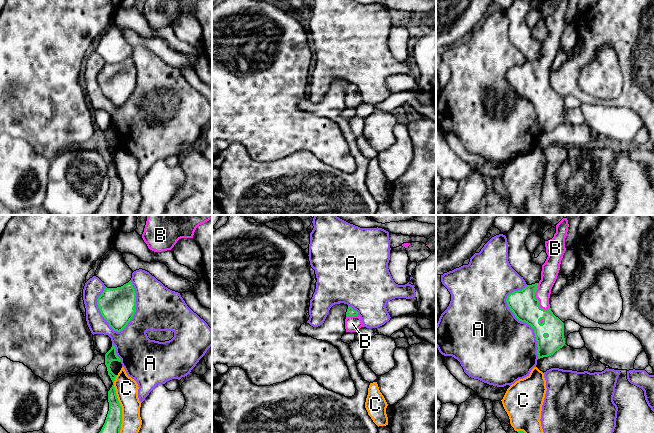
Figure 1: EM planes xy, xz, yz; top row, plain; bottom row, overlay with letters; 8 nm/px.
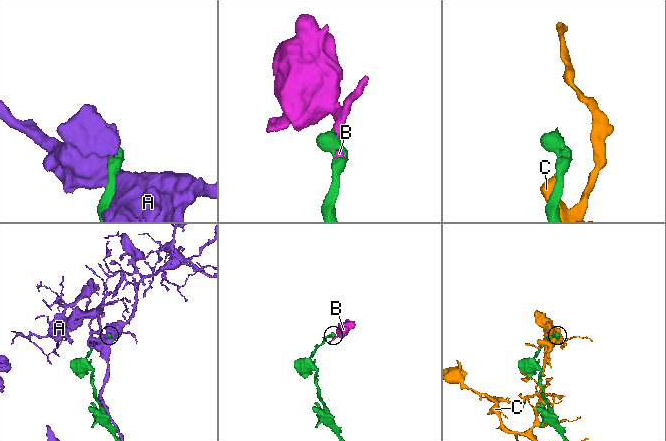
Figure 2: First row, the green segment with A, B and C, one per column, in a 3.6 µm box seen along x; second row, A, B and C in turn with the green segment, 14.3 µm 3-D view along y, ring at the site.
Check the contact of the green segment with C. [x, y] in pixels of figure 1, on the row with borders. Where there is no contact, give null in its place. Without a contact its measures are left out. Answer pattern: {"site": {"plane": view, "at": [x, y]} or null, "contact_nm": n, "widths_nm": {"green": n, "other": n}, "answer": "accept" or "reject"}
{"site": {"plane": "xy", "at": [119, 404]}, "contact_nm": 460, "widths_nm": {"green": 130, "other": 180}, "answer": "reject"}

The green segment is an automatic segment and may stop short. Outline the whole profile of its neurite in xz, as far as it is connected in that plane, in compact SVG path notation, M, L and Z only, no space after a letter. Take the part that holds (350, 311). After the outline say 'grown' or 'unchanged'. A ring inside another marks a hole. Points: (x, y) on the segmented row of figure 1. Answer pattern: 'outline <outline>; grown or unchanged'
outline M348 306L345 319L346 332L356 332L361 327L363 327L363 323L358 315L358 312L352 307Z; grown

